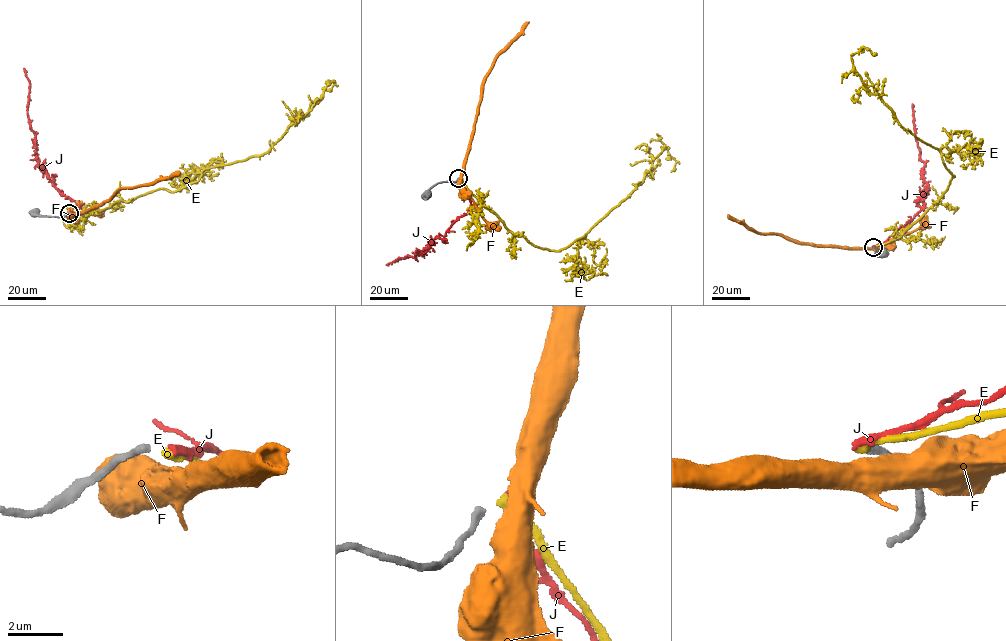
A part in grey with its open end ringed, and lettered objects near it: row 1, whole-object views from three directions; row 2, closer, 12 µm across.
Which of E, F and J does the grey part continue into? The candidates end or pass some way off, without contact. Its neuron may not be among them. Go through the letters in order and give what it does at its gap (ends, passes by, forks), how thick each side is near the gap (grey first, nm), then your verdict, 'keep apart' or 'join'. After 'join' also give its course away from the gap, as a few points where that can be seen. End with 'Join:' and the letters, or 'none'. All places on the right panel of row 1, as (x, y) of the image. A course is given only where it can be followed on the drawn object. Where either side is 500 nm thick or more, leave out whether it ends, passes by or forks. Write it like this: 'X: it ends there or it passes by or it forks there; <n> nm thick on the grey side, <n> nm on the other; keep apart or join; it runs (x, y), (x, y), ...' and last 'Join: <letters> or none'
E: it ends there; 280 nm thick on the grey side, 360 nm on the other; join; it runs (873, 246), (898, 239), (954, 176), (937, 149), (903, 129), (857, 74), (851, 56), (866, 47), (877, 54)
F: 280 nm thick on the grey side, 550 nm on the other; keep apart
J: it ends there; 280 nm thick on the grey side, 320 nm on the other; keep apart
Join: E

